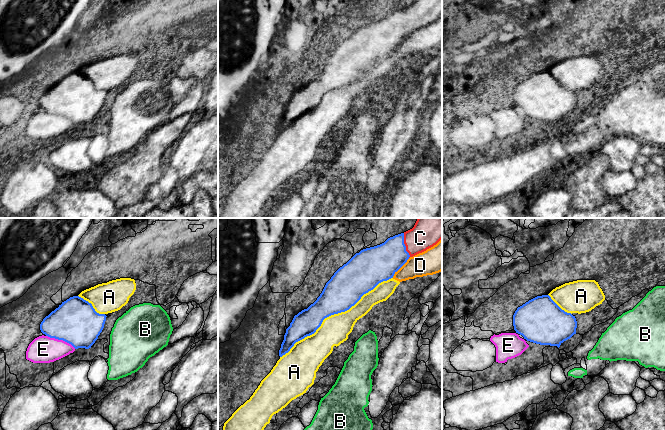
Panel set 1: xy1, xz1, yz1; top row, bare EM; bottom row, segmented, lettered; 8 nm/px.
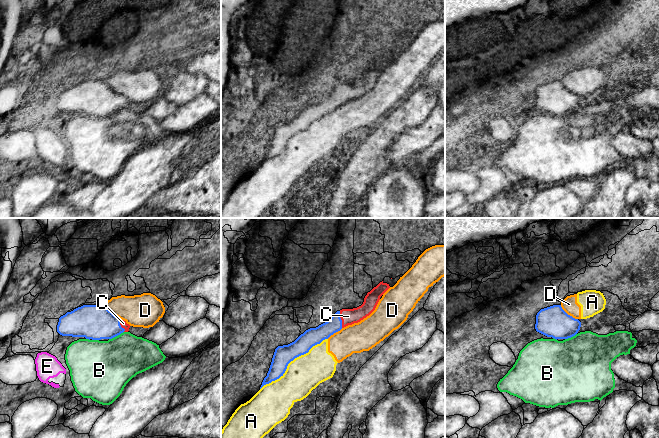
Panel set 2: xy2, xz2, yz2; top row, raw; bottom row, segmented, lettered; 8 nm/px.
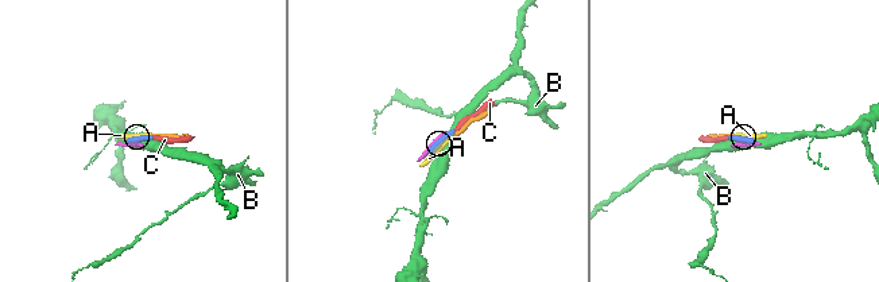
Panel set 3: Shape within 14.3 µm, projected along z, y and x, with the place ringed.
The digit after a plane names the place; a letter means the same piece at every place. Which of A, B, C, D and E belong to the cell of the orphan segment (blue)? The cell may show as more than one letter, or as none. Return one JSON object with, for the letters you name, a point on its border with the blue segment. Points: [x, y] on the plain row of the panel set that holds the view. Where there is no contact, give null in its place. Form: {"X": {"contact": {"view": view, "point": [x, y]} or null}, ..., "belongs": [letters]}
{"C": {"contact": {"view": "xz1", "point": [404, 21]}}, "belongs": ["C"]}

